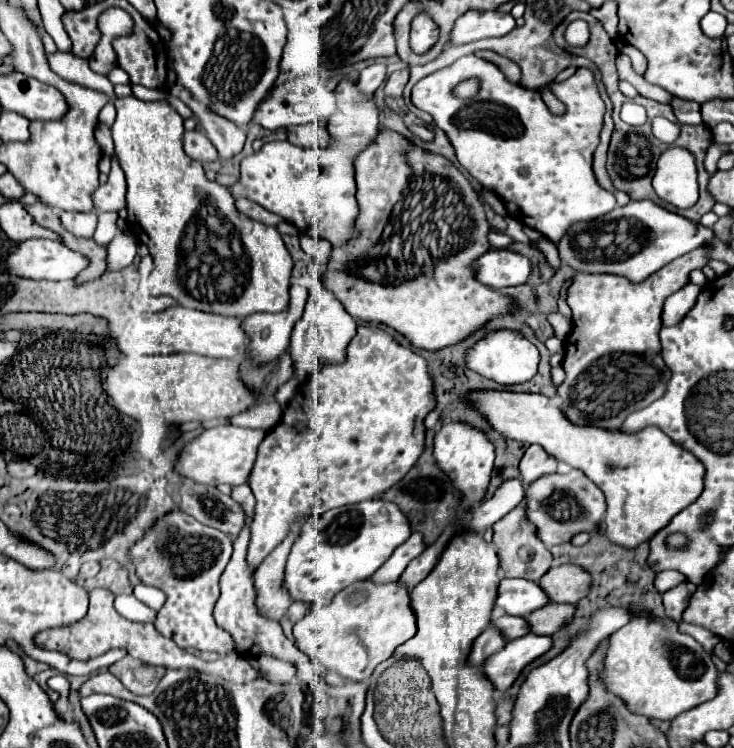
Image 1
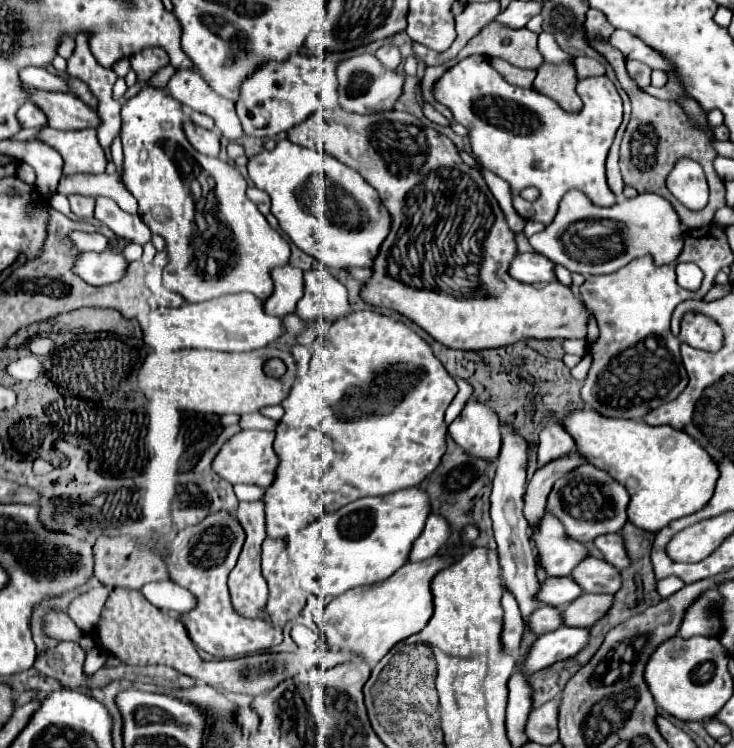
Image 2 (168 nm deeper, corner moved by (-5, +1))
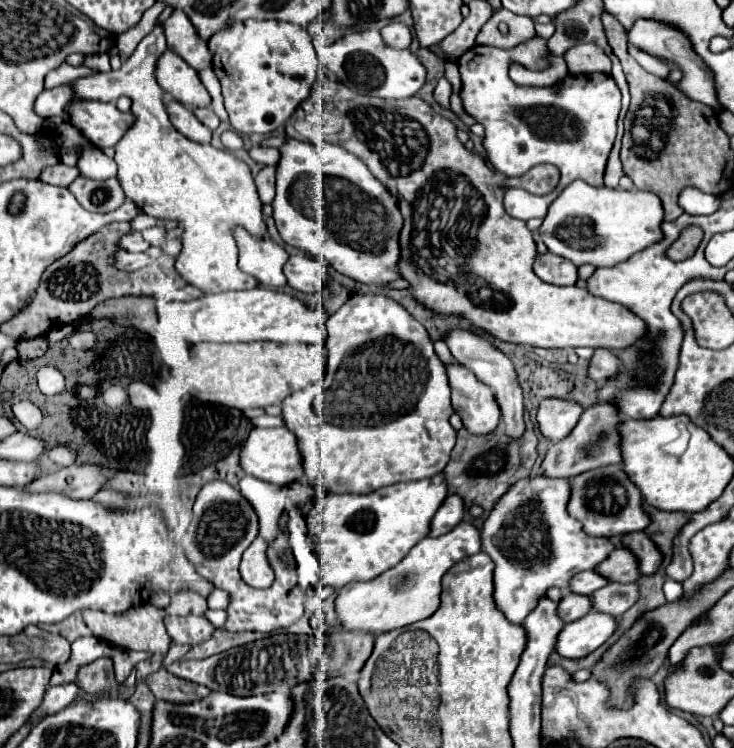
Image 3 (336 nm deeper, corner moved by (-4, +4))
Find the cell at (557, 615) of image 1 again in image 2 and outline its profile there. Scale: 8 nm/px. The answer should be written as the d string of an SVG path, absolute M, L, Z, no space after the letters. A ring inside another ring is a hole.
M584 593L578 599L574 599L564 609L564 625L576 625L576 627L592 627L596 621L600 621L614 603L614 595L592 595Z

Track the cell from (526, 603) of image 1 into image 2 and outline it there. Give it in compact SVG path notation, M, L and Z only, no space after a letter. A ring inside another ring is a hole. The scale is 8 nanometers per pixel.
M548 577L546 583L542 583L542 587L540 587L538 599L544 605L566 607L580 595L582 595L582 589L572 577Z

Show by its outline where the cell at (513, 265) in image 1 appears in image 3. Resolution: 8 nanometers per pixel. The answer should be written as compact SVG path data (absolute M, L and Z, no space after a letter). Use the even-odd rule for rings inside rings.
M551 252L535 256L533 272L543 282L555 284L555 286L571 286L577 282L577 268L569 260L555 256Z

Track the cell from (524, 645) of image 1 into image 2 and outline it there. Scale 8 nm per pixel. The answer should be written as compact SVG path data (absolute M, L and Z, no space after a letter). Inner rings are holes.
M562 625L558 631L550 631L540 635L530 653L526 655L526 673L534 673L538 669L550 667L556 661L566 661L576 657L590 639L590 629L584 627L566 627Z

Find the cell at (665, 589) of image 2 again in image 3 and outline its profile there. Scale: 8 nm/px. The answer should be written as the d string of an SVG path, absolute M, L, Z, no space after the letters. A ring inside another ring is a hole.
M667 578L667 580L665 580L665 584L663 584L663 592L665 592L667 602L673 602L673 600L677 600L677 598L681 598L681 596L683 596L683 586Z

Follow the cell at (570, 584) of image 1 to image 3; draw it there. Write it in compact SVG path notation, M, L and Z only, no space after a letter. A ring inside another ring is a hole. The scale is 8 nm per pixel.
M615 548L611 552L611 556L607 556L601 564L597 564L597 568L593 568L595 572L601 572L609 582L635 582L639 578L639 570L637 570L637 560L635 556L625 550L625 548Z

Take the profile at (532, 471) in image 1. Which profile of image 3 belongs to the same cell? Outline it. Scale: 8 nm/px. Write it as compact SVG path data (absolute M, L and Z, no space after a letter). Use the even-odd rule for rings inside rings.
M543 400L541 408L539 408L539 414L537 414L539 430L551 442L563 440L577 426L581 414L583 414L583 408L575 402Z

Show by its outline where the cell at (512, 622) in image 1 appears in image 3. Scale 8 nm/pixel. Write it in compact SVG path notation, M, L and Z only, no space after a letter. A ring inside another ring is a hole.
M565 592L563 598L557 602L557 614L561 616L563 622L573 622L581 616L585 616L591 610L591 600L589 596L579 596Z

